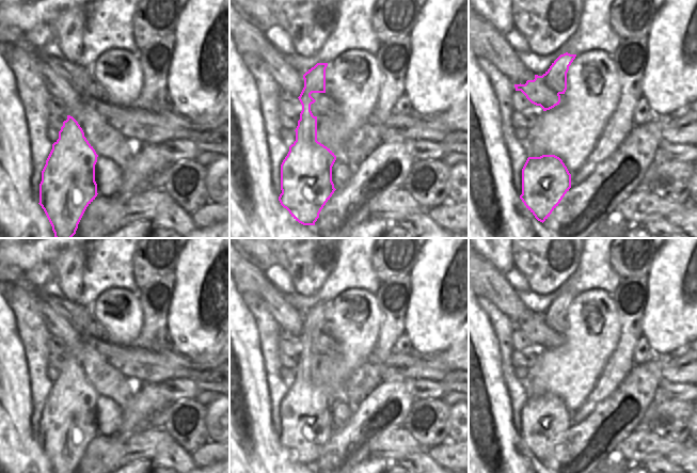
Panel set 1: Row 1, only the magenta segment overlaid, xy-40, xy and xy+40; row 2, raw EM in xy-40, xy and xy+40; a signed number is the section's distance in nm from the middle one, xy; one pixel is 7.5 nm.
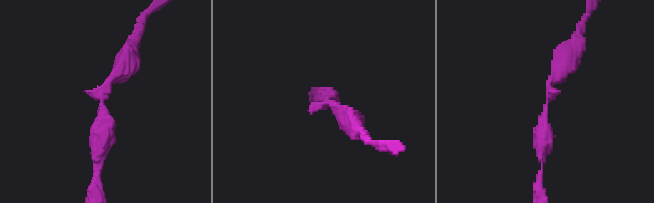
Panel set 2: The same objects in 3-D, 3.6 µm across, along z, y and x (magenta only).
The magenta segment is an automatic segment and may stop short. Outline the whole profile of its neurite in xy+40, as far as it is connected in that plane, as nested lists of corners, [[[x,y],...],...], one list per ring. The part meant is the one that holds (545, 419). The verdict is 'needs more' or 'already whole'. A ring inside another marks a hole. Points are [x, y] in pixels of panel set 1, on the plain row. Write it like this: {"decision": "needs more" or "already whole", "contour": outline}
{"decision": "already whole", "contour": [[[555,394],[528,396],[522,408],[520,438],[535,457],[544,461],[571,427],[571,413]]]}

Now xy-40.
{"decision": "already whole", "contour": [[[70,354],[42,410],[39,444],[54,473],[76,473],[86,446],[97,436],[95,404],[98,394]]]}

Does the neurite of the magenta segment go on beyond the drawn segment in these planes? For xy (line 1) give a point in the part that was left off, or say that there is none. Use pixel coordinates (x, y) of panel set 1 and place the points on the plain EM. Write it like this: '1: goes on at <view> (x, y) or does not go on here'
1: does not go on here

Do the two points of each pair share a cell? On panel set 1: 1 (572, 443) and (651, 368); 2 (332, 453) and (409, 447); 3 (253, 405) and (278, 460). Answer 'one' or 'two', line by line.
1: one
2: two
3: one

